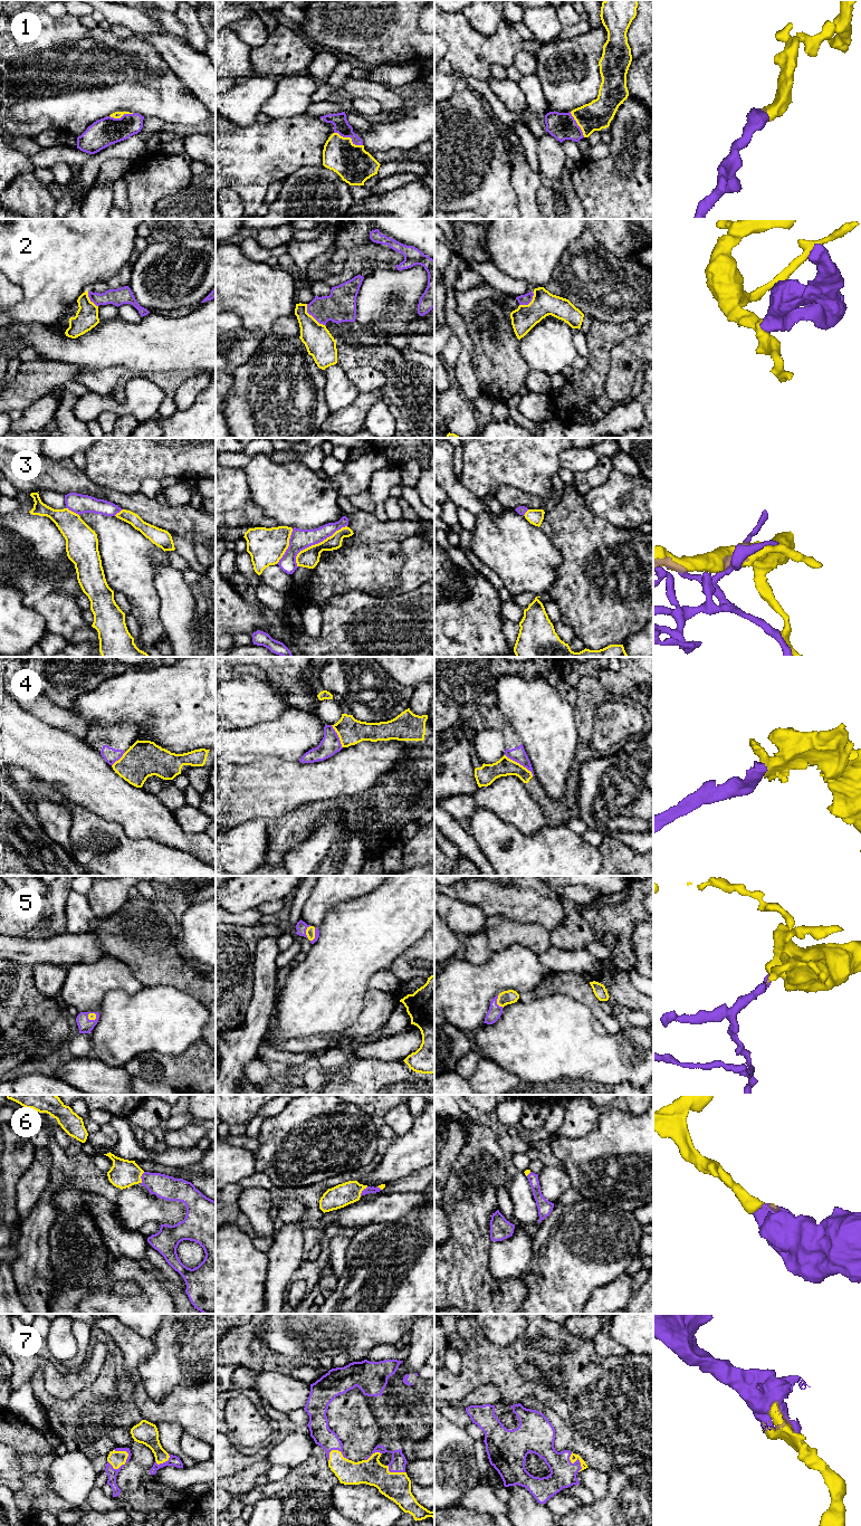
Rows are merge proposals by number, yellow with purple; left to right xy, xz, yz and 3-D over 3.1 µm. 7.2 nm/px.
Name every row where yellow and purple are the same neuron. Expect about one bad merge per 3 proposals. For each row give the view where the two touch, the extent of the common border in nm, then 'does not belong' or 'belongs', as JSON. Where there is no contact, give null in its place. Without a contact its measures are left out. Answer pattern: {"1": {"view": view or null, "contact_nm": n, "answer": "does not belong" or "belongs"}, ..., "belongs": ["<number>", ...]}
{"1": {"view": "xz", "contact_nm": 220, "answer": "belongs"}, "2": {"view": "xz", "contact_nm": 200, "answer": "does not belong"}, "3": {"view": "xz", "contact_nm": 460, "answer": "does not belong"}, "4": {"view": "yz", "contact_nm": 260, "answer": "does not belong"}, "5": {"view": "yz", "contact_nm": 100, "answer": "belongs"}, "6": {"view": "xy", "contact_nm": 90, "answer": "belongs"}, "7": {"view": "xy", "contact_nm": 170, "answer": "belongs"}, "belongs": ["1", "5", "6", "7"]}

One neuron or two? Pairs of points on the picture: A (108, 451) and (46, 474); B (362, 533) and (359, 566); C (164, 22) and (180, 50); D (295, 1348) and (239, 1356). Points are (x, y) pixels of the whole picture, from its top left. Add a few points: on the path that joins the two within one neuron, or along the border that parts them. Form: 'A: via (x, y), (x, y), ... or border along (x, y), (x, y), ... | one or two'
A: border along (83, 470), (91, 480), (104, 486) | two
B: border along (388, 541), (352, 541), (341, 547) | two
C: border along (164, 30), (171, 35) | two
D: border along (260, 1329), (260, 1338), (273, 1351), (300, 1356) | two

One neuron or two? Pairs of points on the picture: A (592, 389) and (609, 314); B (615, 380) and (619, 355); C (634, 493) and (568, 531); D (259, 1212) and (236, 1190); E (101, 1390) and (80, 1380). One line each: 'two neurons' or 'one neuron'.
A: two neurons
B: one neuron
C: two neurons
D: two neurons
E: two neurons

